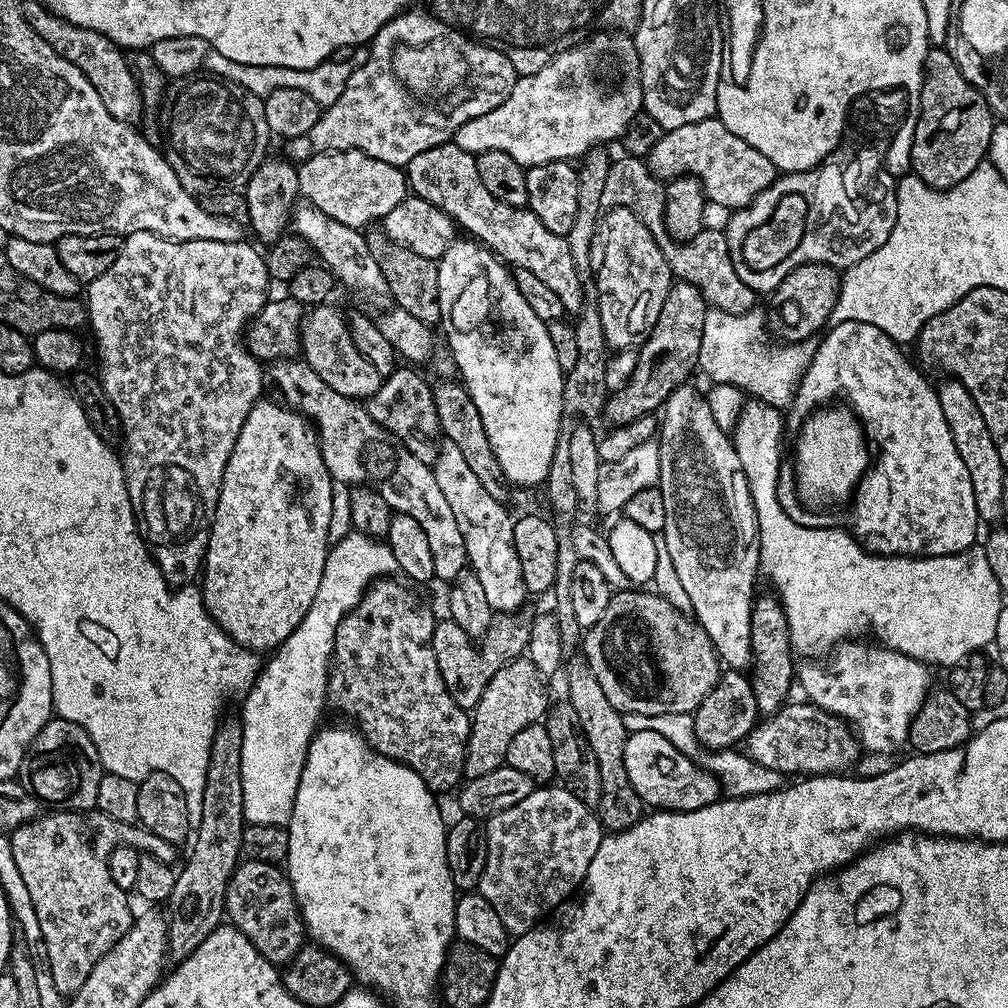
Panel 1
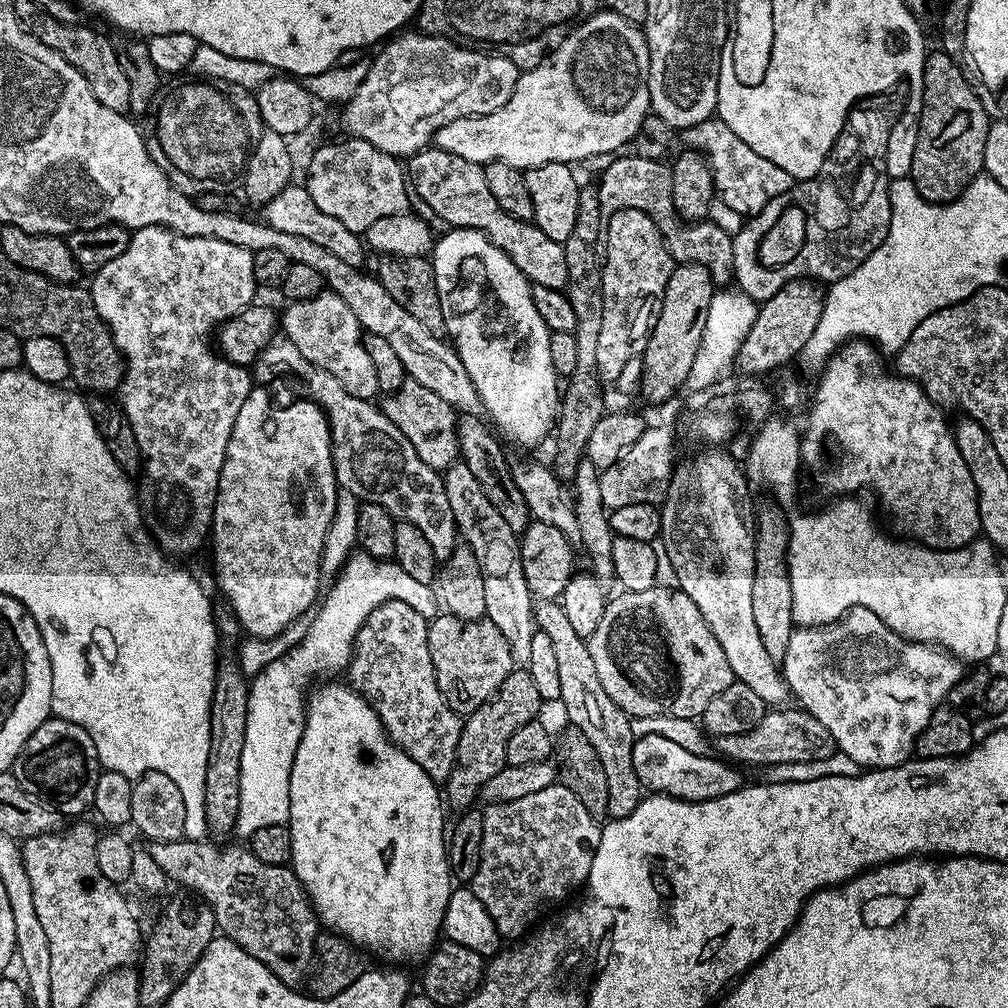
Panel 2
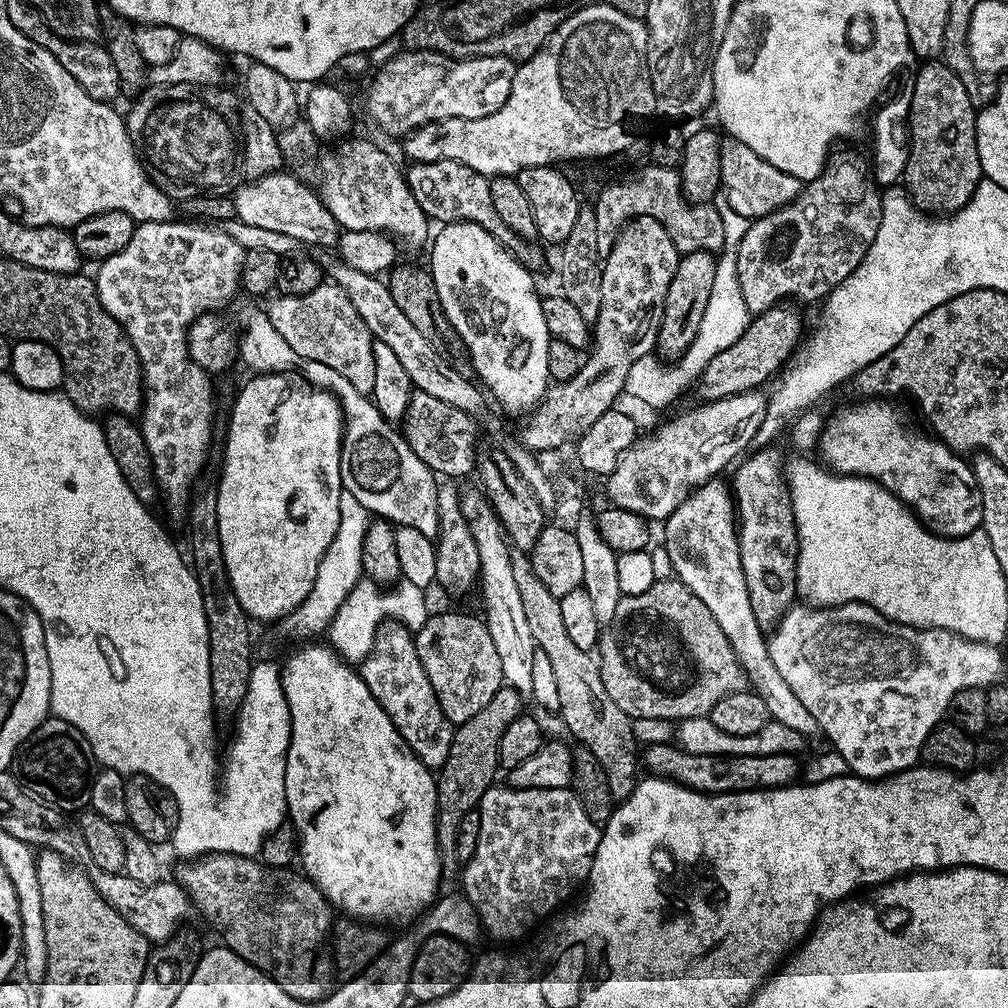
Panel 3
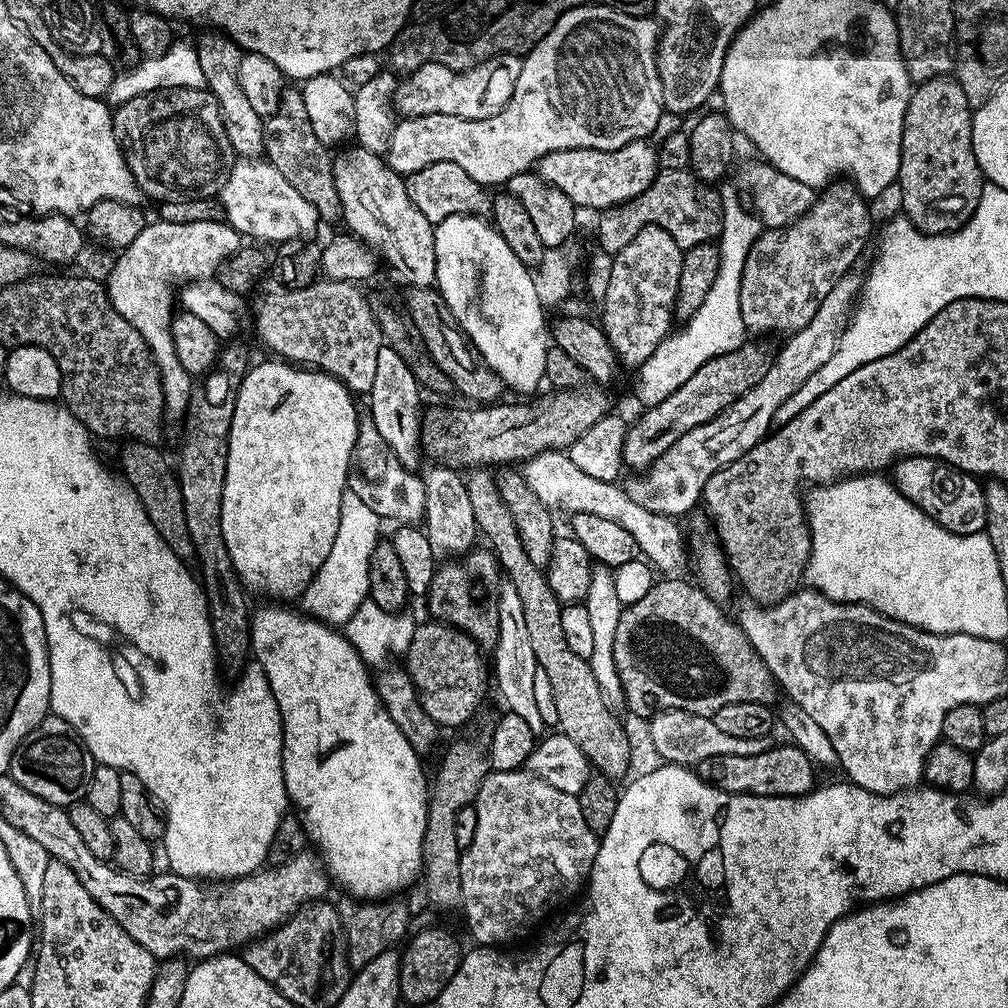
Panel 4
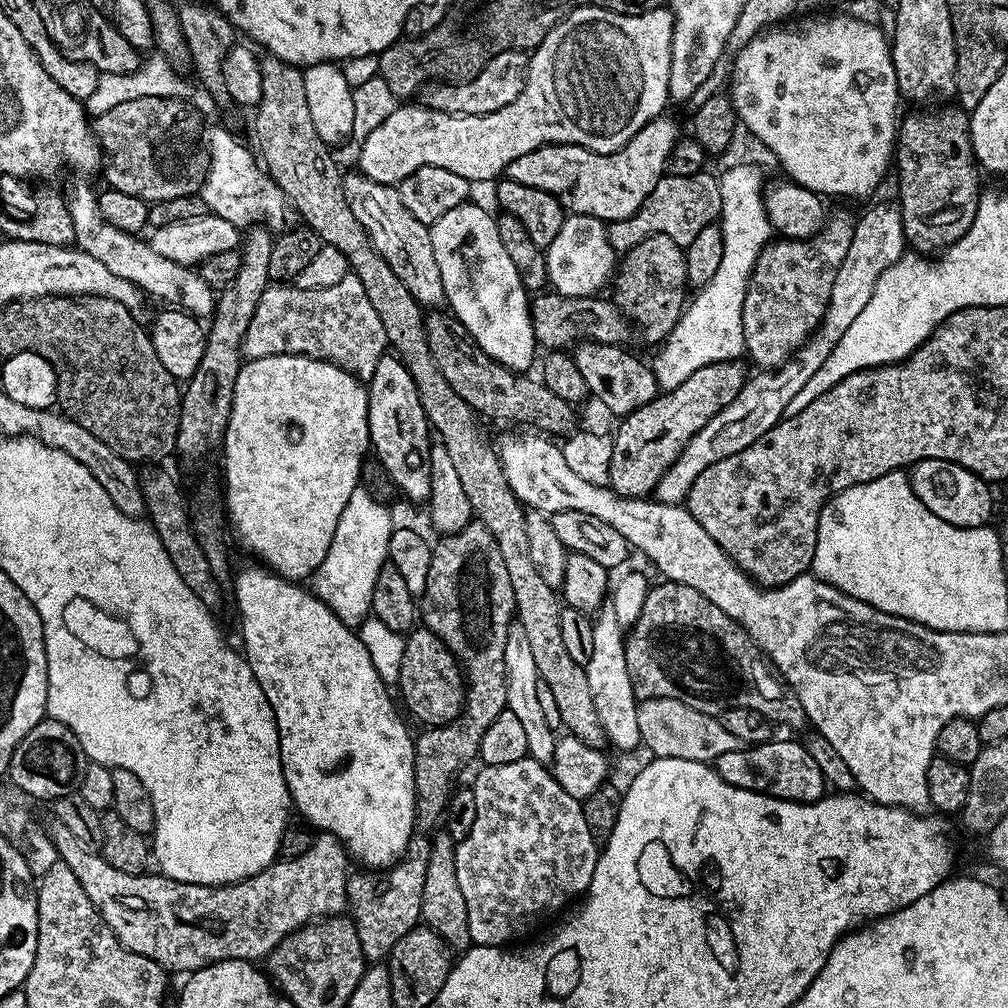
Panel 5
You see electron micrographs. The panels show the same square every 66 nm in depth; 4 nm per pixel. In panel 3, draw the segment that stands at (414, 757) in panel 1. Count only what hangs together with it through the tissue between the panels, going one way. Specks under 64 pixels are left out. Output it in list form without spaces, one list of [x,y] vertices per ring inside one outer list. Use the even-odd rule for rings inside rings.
[[[399,622],[381,624],[376,631],[374,646],[358,671],[366,686],[370,686],[370,694],[378,698],[382,710],[386,710],[390,722],[394,722],[412,753],[426,767],[439,770],[446,762],[446,754],[450,754],[454,726],[446,714],[442,714],[434,686],[430,686],[430,678],[426,678],[426,670],[422,670],[413,633]]]

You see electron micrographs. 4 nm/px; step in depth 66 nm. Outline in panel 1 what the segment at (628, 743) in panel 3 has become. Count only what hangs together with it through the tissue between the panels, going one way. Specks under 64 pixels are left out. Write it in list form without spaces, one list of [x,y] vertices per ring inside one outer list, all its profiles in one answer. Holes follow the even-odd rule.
[[[577,658],[568,668],[567,703],[578,710],[578,722],[584,731],[584,742],[588,750],[598,758],[598,770],[602,773],[602,798],[598,805],[600,824],[604,830],[615,834],[633,828],[646,815],[646,805],[642,798],[630,786],[630,778],[626,778],[624,751],[629,732],[623,725],[623,715],[614,706],[610,706],[610,698],[602,694],[602,686],[598,686],[598,678],[589,670],[583,659]]]

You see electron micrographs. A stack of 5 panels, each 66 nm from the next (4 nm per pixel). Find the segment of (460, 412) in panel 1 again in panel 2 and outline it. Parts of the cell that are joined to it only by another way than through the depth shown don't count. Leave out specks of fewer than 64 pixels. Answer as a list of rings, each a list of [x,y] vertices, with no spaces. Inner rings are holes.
[[[461,415],[456,421],[457,440],[460,443],[459,459],[478,478],[478,486],[482,486],[482,494],[490,498],[490,506],[502,514],[506,526],[517,534],[524,531],[530,523],[530,513],[526,504],[526,498],[522,498],[522,490],[518,490],[518,482],[514,482],[510,460],[504,457],[505,445],[501,437],[479,416]]]

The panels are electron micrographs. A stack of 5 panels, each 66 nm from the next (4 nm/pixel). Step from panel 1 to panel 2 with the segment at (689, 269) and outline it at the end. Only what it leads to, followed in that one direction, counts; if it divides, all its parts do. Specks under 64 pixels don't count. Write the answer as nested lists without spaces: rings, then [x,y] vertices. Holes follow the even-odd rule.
[[[635,154],[624,155],[617,155],[613,159],[617,160],[605,170],[604,177],[600,180],[598,195],[601,213],[608,214],[613,211],[612,188],[628,188],[621,194],[619,203],[626,208],[629,208],[632,204],[651,206],[649,216],[656,223],[660,235],[664,237],[664,243],[667,244],[668,252],[672,255],[676,264],[701,264],[706,266],[706,270],[717,285],[727,285],[724,283],[727,280],[731,281],[734,273],[729,257],[726,255],[726,233],[707,218],[701,218],[695,222],[685,222],[677,216],[676,207],[672,201],[670,172],[661,161],[642,158]]]

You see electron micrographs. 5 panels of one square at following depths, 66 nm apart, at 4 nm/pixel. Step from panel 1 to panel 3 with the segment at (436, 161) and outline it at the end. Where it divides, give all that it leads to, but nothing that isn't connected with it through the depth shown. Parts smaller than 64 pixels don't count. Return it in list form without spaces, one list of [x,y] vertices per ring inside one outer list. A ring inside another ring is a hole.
[[[453,160],[413,163],[411,167],[412,169],[407,169],[406,172],[408,189],[410,194],[414,194],[418,206],[422,206],[422,210],[429,218],[433,221],[440,220],[439,222],[465,220],[482,226],[482,230],[486,230],[498,243],[503,244],[525,268],[536,270],[540,264],[539,250],[525,237],[512,232],[510,226],[502,222],[502,218],[498,218],[498,210],[494,210],[494,202],[490,199],[492,190],[489,181],[482,174],[470,170],[470,166],[462,162]]]

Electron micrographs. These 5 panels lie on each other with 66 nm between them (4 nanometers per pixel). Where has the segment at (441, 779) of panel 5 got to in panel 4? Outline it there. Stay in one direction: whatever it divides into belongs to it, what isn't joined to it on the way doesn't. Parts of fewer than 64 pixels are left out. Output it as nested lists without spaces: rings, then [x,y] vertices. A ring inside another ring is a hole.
[[[473,547],[472,551],[463,556],[448,558],[437,567],[432,585],[426,597],[428,603],[428,616],[433,620],[439,620],[441,624],[464,633],[470,640],[475,640],[477,645],[484,650],[495,649],[498,642],[498,602],[500,601],[500,585],[502,583],[502,569],[496,563],[495,552],[487,547]]]

